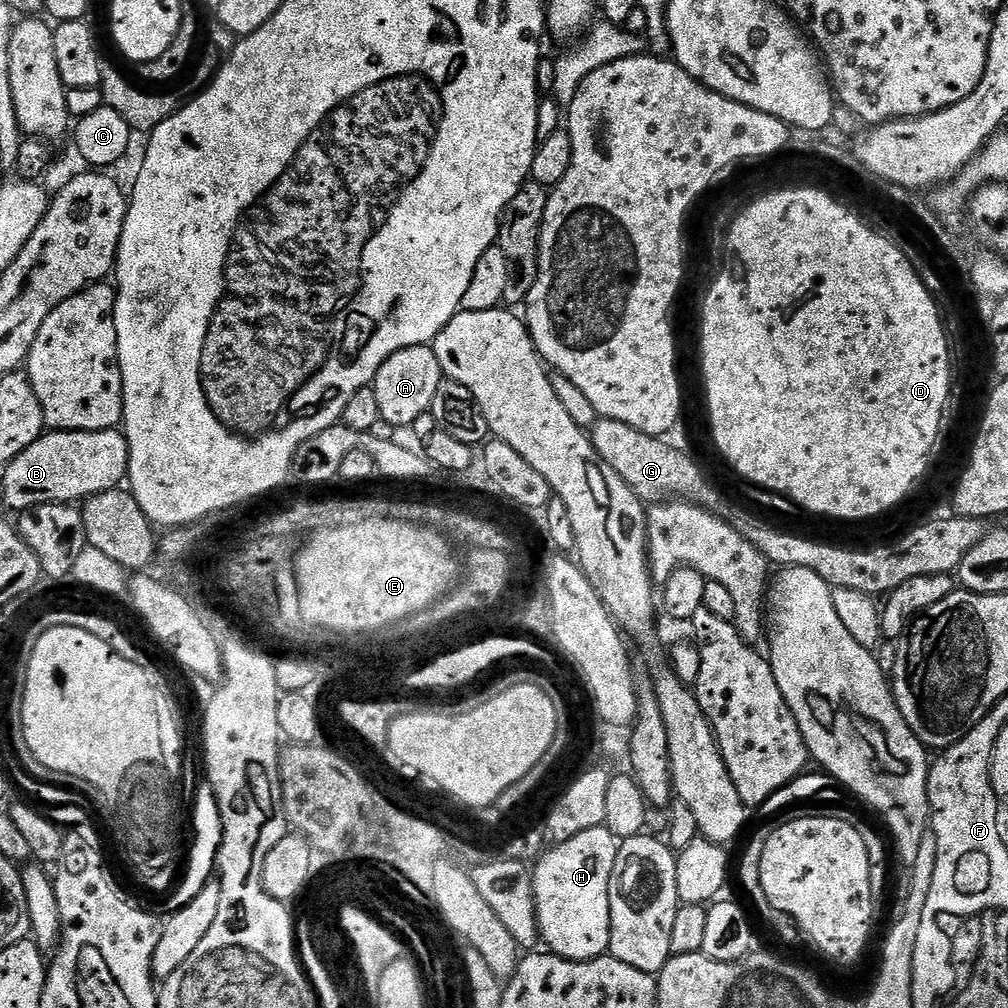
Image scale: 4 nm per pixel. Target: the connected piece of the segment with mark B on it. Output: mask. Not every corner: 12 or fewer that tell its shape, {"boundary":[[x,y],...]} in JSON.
{"boundary":[[45,431],[3,469],[16,514],[115,492],[123,431]]}

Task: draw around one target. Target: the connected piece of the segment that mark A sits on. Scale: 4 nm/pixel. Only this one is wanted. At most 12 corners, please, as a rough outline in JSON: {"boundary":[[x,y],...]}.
{"boundary":[[431,346],[390,354],[372,379],[380,418],[411,429],[442,373]]}

